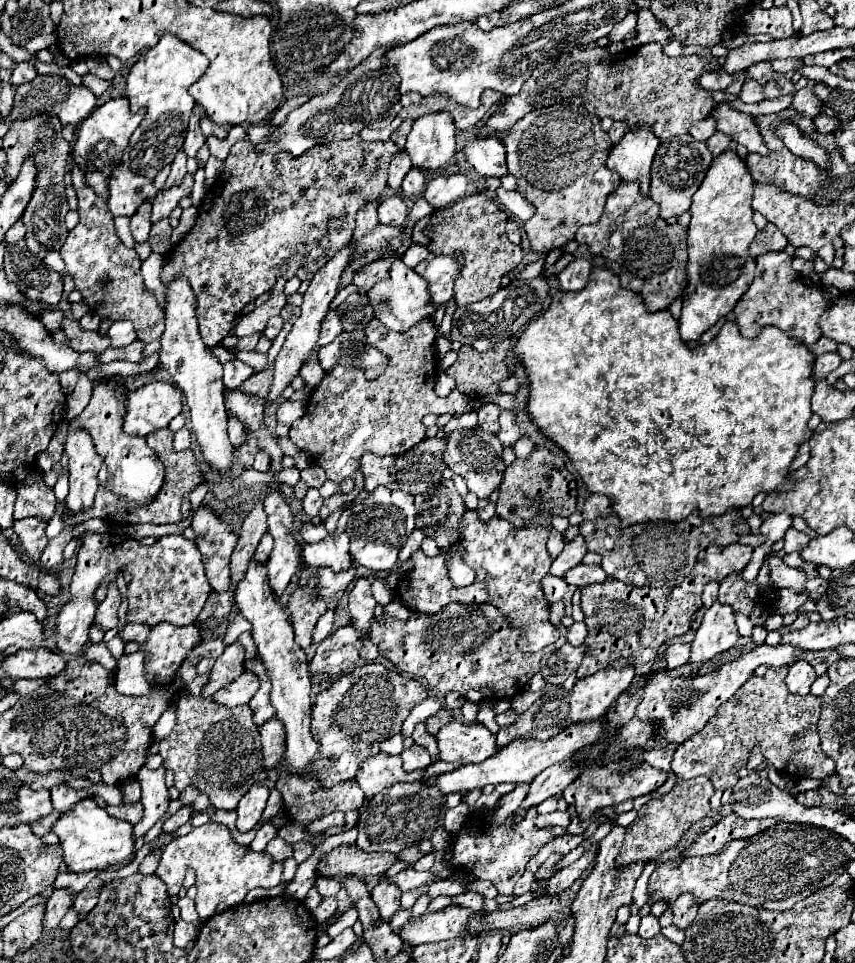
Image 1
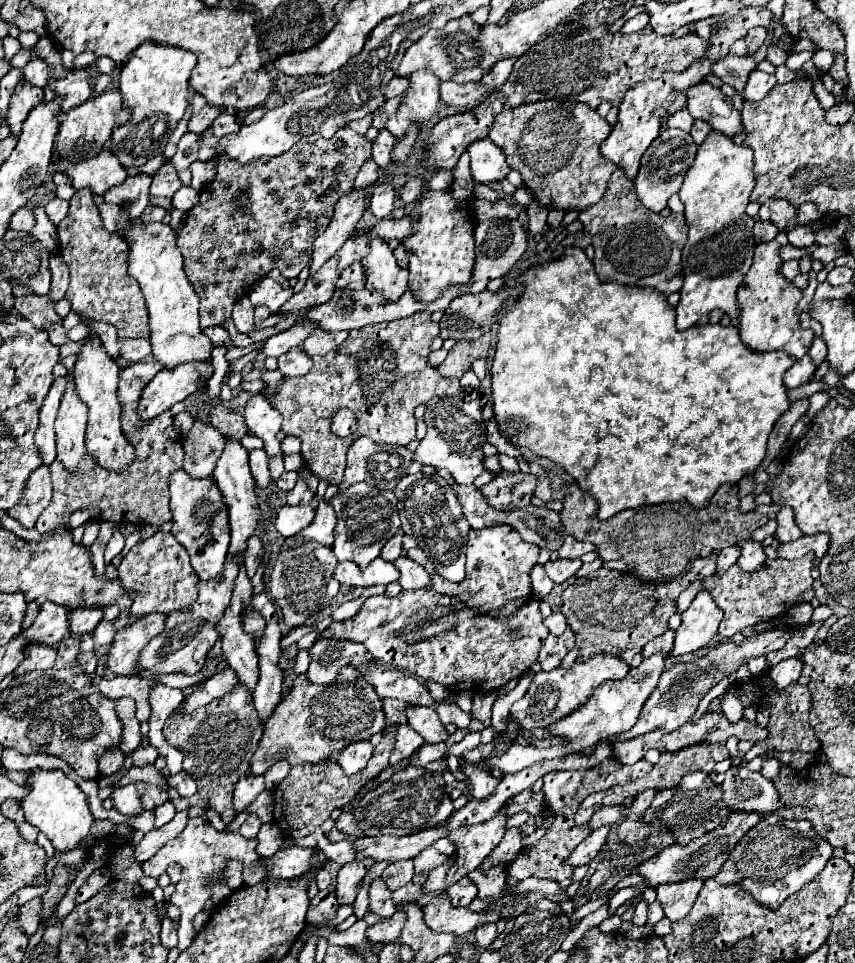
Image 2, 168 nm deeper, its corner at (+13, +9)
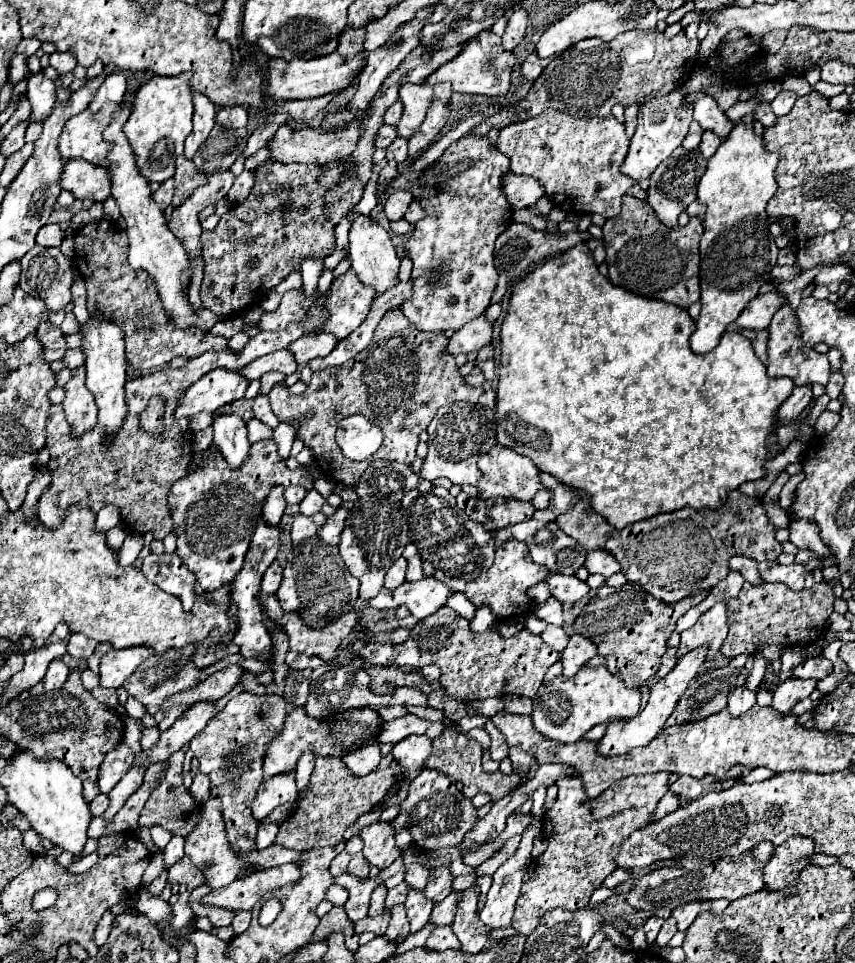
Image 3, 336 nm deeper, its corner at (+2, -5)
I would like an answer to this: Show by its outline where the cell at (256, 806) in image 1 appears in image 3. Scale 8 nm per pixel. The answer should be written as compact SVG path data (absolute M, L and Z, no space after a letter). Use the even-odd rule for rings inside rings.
M283 773L271 779L265 779L253 801L253 815L257 821L263 821L275 807L295 801L297 797L299 797L299 791L295 785L295 773Z

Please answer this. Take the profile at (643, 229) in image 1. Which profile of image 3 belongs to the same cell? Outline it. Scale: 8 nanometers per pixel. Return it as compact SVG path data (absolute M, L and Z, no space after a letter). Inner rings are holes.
M625 195L621 213L603 225L607 247L609 281L635 295L673 303L681 309L691 307L701 297L699 289L699 241L703 225L697 217L685 227L663 227L651 207L637 197Z

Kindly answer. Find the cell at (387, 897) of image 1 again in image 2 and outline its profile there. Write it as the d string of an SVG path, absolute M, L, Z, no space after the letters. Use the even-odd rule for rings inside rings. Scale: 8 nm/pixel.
M374 879L368 889L370 895L370 911L380 917L390 917L396 911L396 905L392 901L390 889L386 887L384 879Z

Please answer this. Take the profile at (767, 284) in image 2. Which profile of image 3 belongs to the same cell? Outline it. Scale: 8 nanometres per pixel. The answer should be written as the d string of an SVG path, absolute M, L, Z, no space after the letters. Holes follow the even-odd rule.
M783 305L771 325L769 325L769 343L767 343L767 353L769 353L769 367L767 367L767 375L769 377L789 377L793 379L793 383L799 387L799 385L813 385L813 383L819 383L819 385L827 385L829 381L829 361L827 361L827 355L821 355L813 349L809 349L799 337L795 337L795 325L797 325L797 315L793 313L793 309L787 305Z

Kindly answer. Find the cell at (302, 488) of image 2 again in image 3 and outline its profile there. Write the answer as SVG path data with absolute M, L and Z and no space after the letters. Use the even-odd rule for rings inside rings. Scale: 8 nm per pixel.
M311 489L307 495L305 495L305 499L301 501L301 513L303 515L315 515L317 511L321 511L321 507L323 507L323 503L325 503L325 499L315 491L315 489Z

